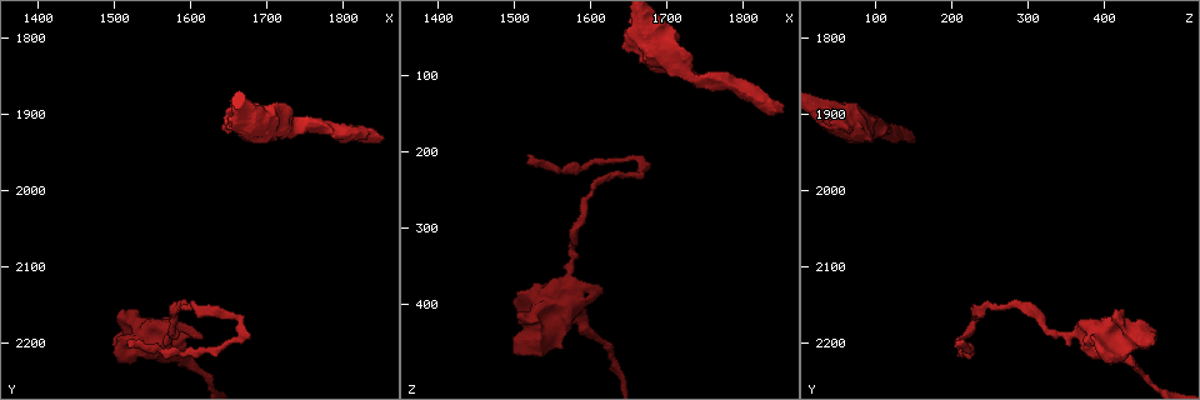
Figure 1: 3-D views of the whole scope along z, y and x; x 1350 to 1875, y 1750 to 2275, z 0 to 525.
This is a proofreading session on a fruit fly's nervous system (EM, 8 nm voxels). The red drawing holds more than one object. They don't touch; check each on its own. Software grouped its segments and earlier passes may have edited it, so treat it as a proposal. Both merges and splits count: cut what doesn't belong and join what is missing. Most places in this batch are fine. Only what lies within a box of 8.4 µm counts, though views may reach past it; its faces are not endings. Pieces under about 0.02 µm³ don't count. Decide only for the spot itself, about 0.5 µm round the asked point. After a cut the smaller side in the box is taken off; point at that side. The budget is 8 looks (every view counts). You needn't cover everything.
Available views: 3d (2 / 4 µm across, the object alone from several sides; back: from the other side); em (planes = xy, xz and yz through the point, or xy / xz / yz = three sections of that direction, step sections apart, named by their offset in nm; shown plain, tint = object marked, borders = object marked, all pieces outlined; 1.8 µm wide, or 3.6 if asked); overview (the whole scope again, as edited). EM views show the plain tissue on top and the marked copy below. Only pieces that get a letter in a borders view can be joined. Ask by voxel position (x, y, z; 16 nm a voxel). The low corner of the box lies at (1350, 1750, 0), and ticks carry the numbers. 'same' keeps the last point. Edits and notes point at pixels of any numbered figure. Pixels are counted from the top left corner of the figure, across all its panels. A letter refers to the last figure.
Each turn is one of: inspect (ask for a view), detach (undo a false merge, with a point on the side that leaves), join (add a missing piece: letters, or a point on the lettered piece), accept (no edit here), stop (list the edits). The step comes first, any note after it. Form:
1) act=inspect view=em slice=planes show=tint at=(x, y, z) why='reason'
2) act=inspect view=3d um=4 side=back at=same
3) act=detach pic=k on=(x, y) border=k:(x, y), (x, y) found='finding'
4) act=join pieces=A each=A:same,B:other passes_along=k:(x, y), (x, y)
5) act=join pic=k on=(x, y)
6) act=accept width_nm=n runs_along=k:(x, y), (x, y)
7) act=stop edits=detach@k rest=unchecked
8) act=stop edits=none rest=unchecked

act=inspect view=3d um=4 at=(1650, 1910, 45) why='free end'

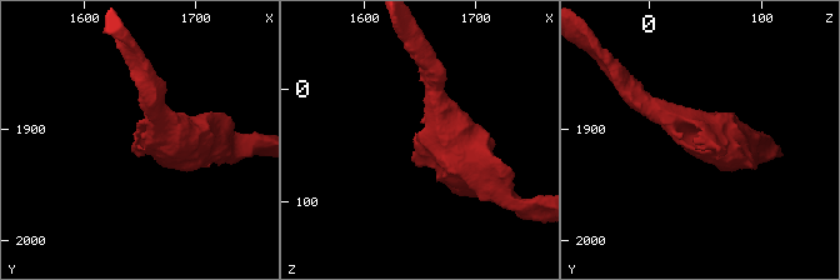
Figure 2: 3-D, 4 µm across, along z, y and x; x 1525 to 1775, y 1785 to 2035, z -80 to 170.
act=inspect view=em slice=yz step=8 show=borders at=(1644, 1910, 42)

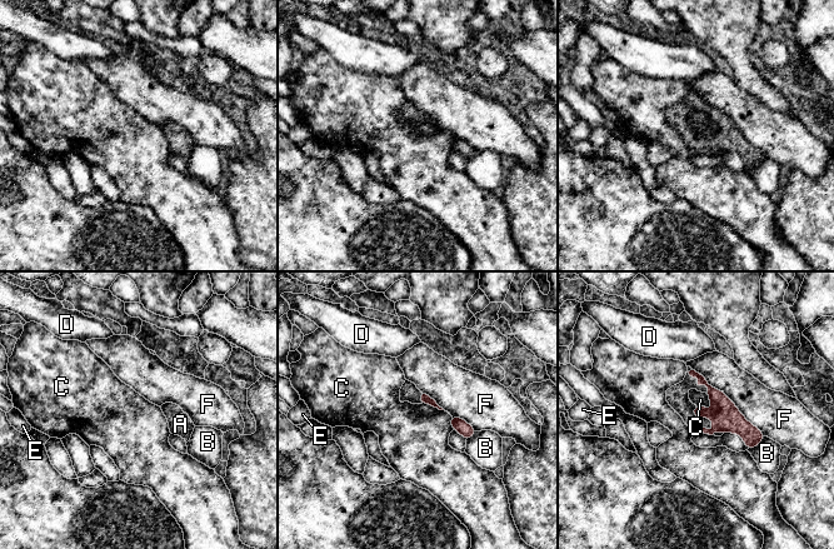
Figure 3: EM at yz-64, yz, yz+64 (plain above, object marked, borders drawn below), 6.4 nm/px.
act=inspect view=em slice=planes show=borders at=same

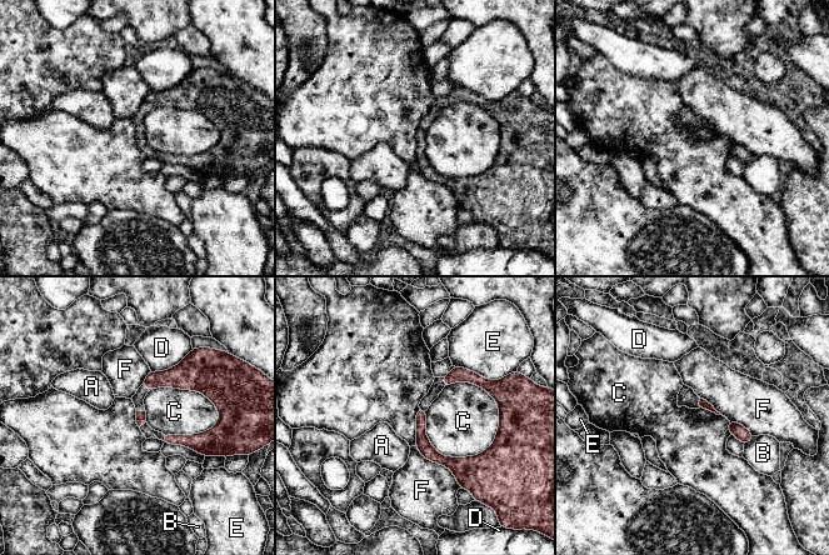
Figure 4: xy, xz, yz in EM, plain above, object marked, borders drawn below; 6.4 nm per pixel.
act=accept each=A:other,B:other,C:other,D:other,E:other,F:other runs_along=4:(420, 411), (423, 444), (463, 474) found='none of them fits'

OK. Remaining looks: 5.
act=inspect view=em slice=planes show=borders at=(1670, 2175, 225) why='sharp bend'

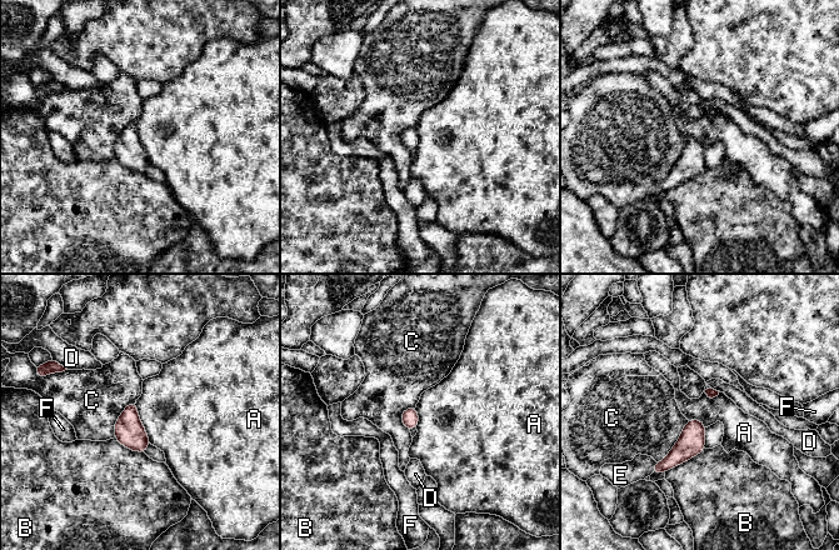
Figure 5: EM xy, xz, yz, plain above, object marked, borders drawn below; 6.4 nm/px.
act=accept width_nm=110 each=A:other,B:other,C:other,D:other,E:other,F:other border=5:(135, 403), (138, 418), (150, 443) found='one cell here'

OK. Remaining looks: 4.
act=inspect view=3d um=2 at=(1505, 2205, 390) why='free end'

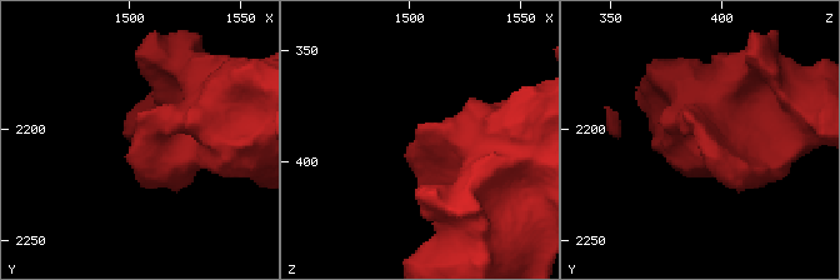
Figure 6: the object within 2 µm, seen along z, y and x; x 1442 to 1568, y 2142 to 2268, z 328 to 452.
act=inspect view=em slice=yz step=4 show=borders at=(1502, 2204, 391)

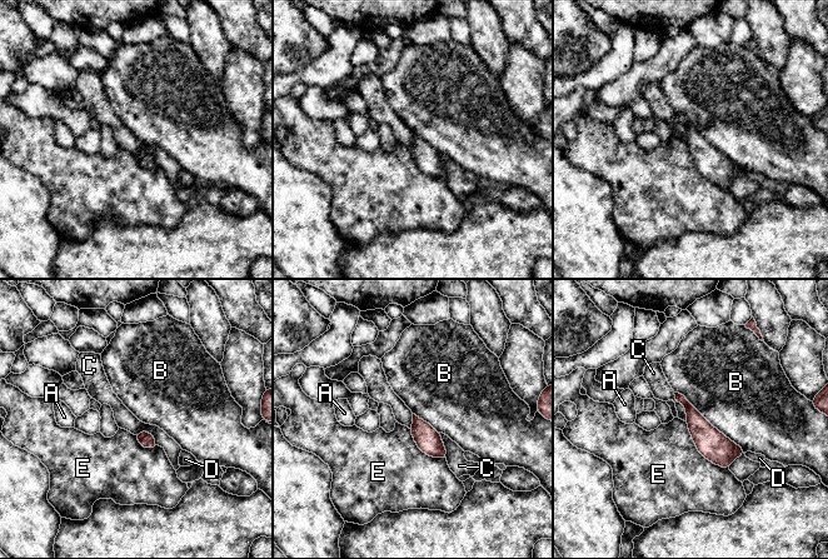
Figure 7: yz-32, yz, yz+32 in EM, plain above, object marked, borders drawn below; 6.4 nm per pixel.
act=inspect view=em slice=xz step=8 show=borders at=same

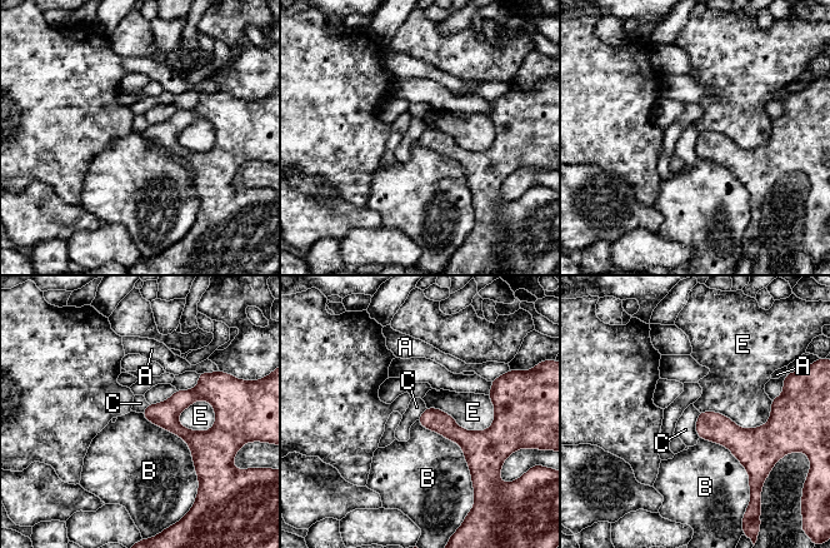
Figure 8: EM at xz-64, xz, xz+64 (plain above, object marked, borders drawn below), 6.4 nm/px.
act=accept longest_contact=B:550nm each=A:other,B:other,C:other,E:other border=8:(700, 413), (696, 421), (698, 437) found='none of them fits'

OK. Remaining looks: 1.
act=stop edits=none rest=unchecked

